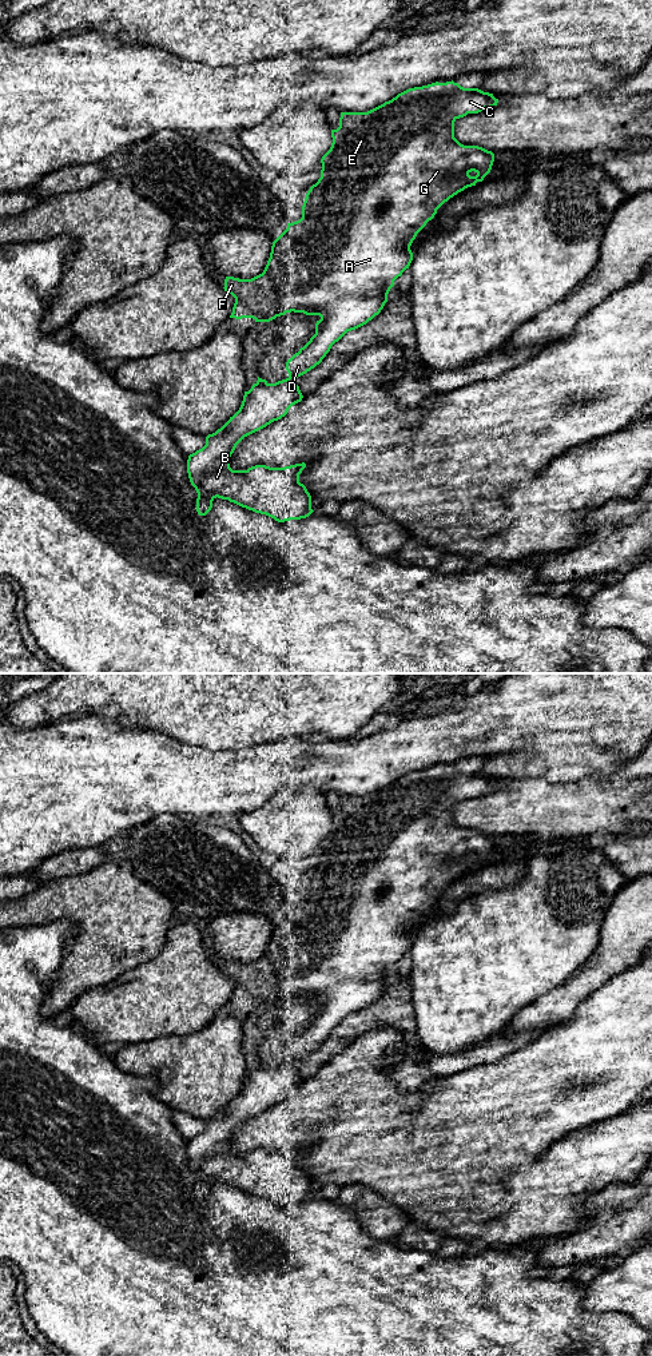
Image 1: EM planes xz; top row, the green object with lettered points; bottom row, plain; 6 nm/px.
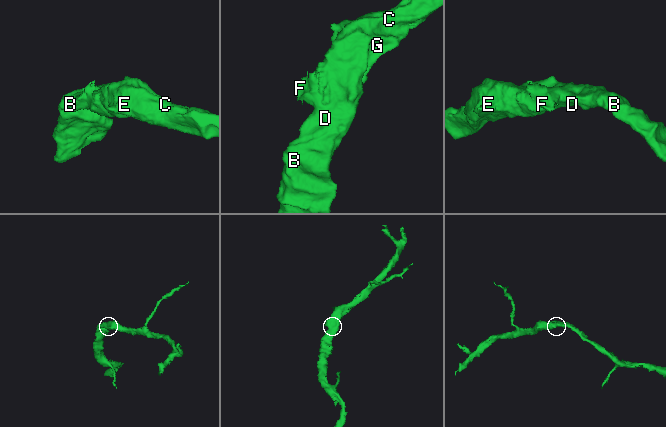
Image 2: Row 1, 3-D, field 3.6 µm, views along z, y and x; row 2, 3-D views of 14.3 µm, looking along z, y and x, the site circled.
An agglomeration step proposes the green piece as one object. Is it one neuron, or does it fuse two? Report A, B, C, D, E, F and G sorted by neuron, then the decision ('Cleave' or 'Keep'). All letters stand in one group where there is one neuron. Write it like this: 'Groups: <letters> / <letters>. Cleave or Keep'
Groups: A B C D E F G. Keep

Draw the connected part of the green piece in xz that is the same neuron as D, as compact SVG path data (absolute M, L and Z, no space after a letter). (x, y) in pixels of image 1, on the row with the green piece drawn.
M432 83L409 88L389 102L367 112L341 112L339 127L331 130L333 143L322 156L321 178L310 187L302 206L302 218L287 223L287 228L273 242L270 258L262 274L251 279L226 277L224 291L235 298L230 318L253 318L255 322L270 322L286 313L319 315L315 334L286 362L289 377L269 383L258 377L249 391L244 391L239 410L215 433L206 437L206 445L188 456L187 473L198 493L196 512L206 516L218 497L228 500L255 513L266 514L278 522L309 517L311 496L299 482L306 464L285 468L255 465L247 470L232 470L230 457L236 445L247 436L281 419L289 409L301 402L303 395L295 379L322 362L331 346L347 331L355 330L381 313L394 281L409 269L413 261L410 246L417 234L434 218L437 210L450 198L468 187L482 182L490 172L494 154L478 146L464 146L454 138L454 122L468 114L478 114L497 106L493 94L478 88L464 88L458 83Z

